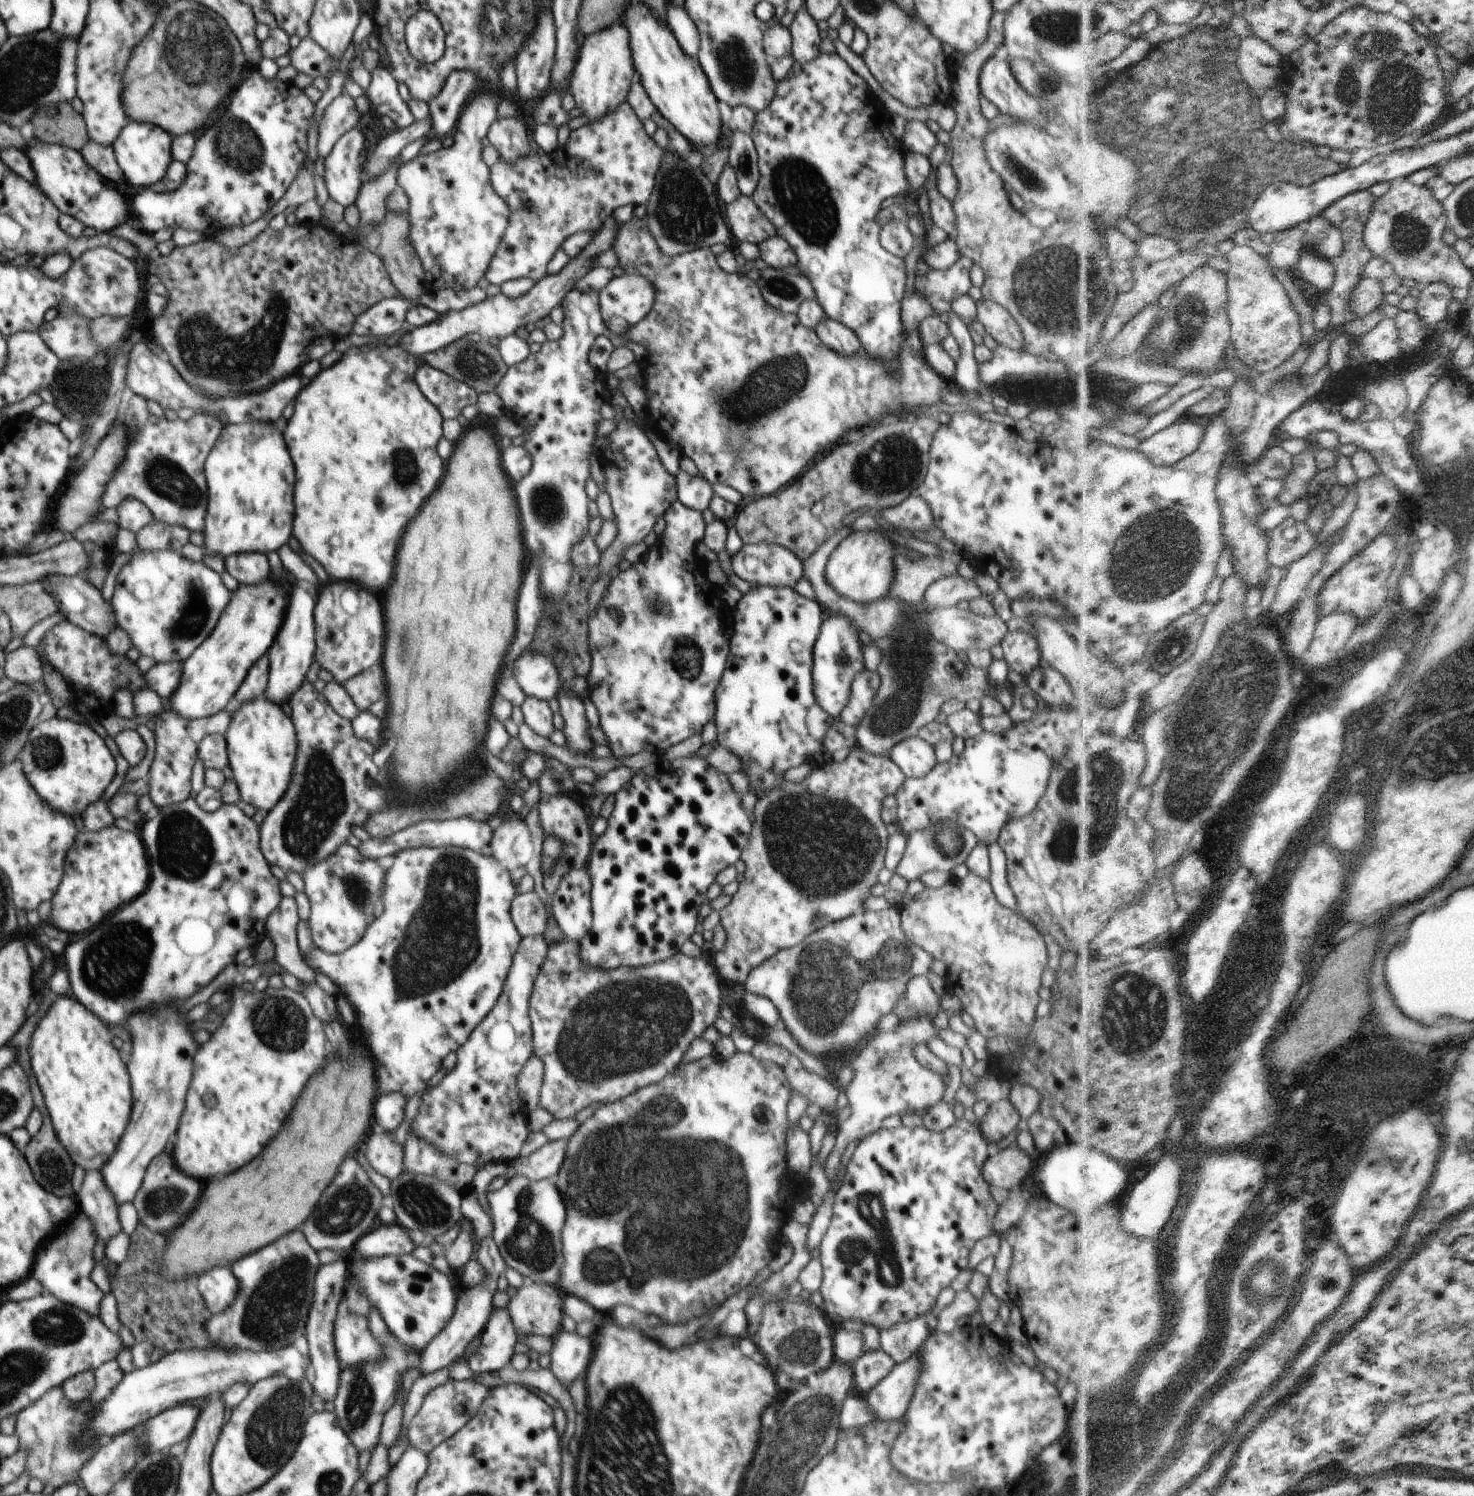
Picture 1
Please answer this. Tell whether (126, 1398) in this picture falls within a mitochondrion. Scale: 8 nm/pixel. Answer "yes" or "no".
no

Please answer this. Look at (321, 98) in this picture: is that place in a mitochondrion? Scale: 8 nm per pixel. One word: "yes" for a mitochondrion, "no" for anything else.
no

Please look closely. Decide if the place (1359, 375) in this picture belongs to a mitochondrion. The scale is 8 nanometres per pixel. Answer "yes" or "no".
no

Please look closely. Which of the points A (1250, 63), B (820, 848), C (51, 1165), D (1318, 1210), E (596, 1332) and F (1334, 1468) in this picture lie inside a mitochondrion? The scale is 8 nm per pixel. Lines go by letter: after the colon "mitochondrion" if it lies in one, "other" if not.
A: other
B: mitochondrion
C: mitochondrion
D: other
E: other
F: other

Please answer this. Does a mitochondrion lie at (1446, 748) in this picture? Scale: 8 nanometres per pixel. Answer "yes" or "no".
yes

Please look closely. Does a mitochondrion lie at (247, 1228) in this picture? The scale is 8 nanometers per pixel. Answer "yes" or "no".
no

